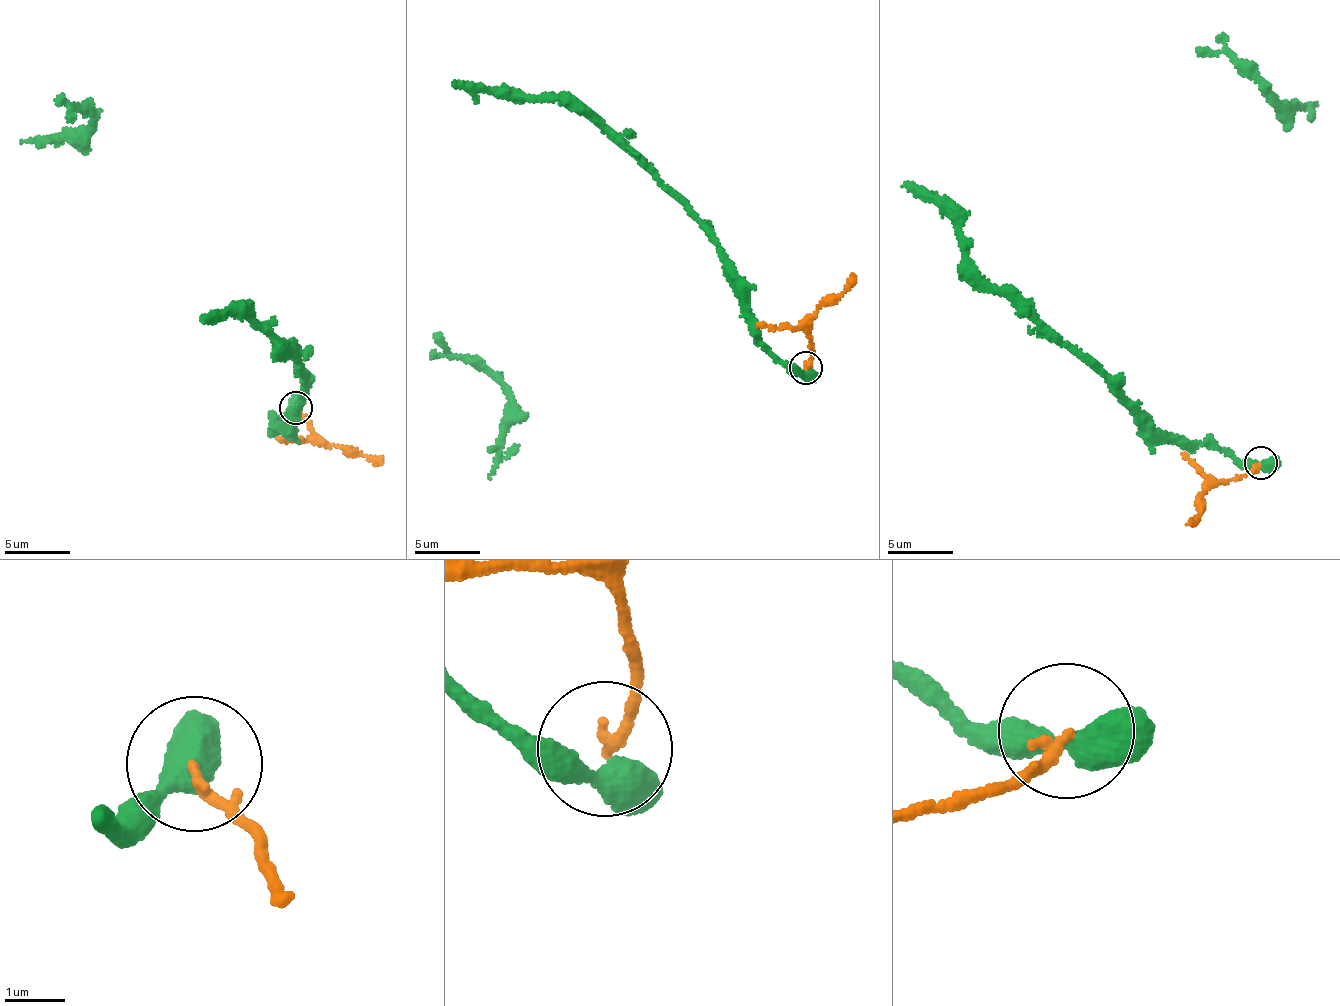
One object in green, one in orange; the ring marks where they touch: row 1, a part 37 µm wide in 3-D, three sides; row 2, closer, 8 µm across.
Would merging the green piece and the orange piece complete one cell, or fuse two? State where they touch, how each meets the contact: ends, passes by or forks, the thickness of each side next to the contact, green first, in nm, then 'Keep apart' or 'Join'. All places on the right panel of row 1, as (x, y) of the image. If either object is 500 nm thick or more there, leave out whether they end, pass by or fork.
Place: (1260, 463). At the ring green passes by. At the ring orange ends. Thickness 440 nm (green) against 170 nm. Keep apart

